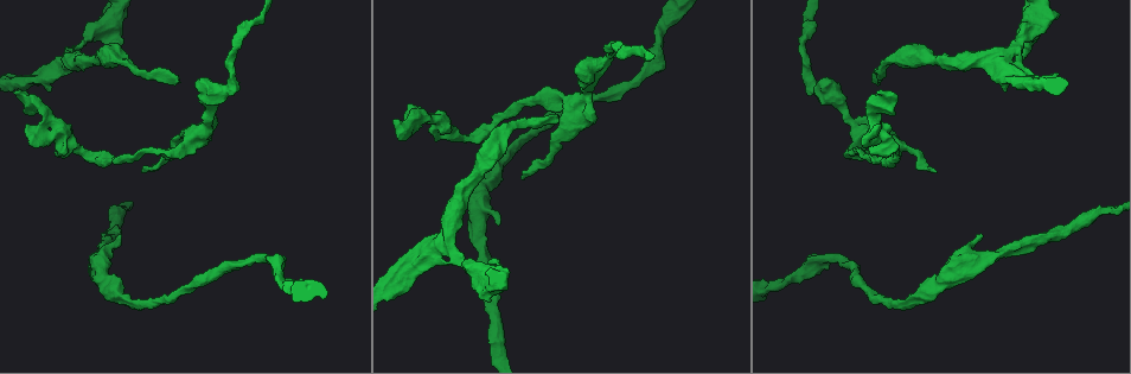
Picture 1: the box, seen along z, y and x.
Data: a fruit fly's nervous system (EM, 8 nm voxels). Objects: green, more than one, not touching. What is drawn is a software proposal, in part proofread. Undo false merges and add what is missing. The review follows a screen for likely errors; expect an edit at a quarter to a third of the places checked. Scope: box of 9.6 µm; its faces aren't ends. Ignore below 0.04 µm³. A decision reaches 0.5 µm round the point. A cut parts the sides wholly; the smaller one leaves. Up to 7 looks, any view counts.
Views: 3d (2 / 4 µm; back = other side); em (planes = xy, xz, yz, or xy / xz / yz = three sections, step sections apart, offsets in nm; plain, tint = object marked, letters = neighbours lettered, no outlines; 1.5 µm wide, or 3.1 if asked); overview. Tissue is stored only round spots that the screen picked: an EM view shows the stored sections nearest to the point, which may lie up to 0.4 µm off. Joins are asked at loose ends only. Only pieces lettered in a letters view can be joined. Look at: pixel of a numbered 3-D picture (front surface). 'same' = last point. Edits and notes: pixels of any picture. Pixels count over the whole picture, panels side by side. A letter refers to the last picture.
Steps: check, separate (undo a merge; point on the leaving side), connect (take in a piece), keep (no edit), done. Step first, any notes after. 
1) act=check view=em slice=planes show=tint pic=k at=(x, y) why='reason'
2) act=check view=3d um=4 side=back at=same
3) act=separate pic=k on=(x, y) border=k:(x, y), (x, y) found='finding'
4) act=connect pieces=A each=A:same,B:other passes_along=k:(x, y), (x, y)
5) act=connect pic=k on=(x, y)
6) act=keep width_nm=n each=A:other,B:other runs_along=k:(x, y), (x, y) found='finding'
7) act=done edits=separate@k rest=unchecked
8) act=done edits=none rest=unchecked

act=check view=em slice=planes show=tint pic=1 at=(490, 259) why='free end'

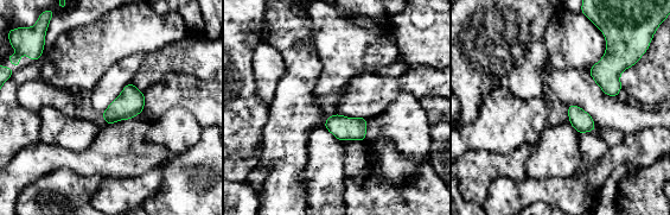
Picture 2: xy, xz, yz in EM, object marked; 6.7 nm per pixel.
act=check view=em slice=planes show=letters at=same

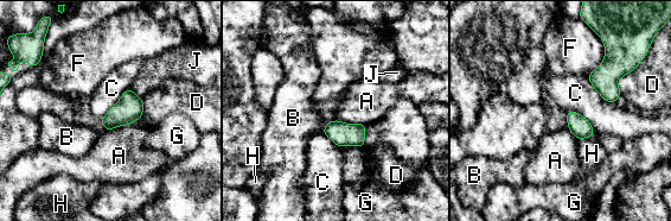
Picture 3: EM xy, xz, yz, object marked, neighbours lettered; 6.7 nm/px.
act=keep each=A:other,B:other,C:other,D:other,F:other,G:other,H:other,J:other border=3:(567, 111), (580, 113), (595, 133) found='no lettered piece goes on from it'

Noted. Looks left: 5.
act=check view=3d um=4 pic=1 at=(1005, 92) why='an open end'

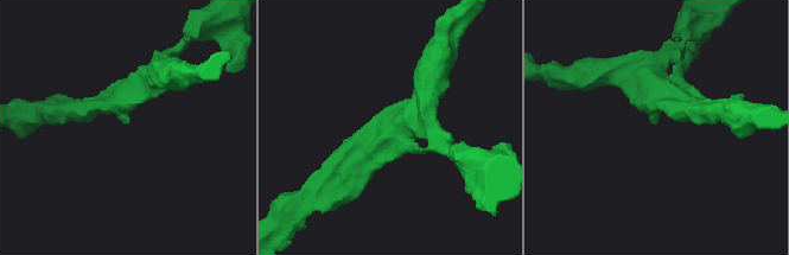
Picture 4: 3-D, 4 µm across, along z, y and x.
act=check view=em slice=yz step=8 show=tint pic=4 at=(653, 122) why='now the EM'

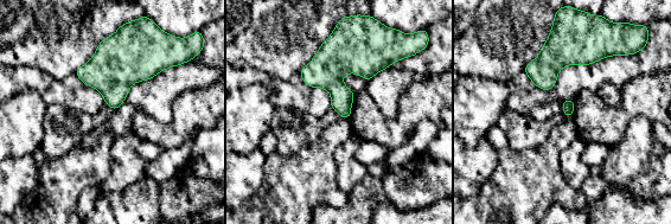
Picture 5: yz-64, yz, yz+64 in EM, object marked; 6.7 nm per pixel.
act=check view=em slice=planes show=letters at=same

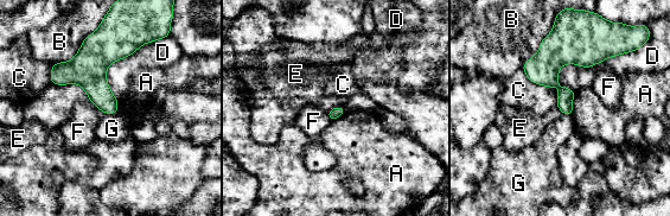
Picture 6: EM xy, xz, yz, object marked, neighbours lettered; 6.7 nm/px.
act=keep each=A:other,B:other,C:other,D:other,E:other,F:other,G:other border=6:(70, 83), (77, 83), (104, 113) found='none of them fits'

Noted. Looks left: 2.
act=check view=em slice=xy step=8 show=tint pic=1 at=(879, 94) why='branch stops here'

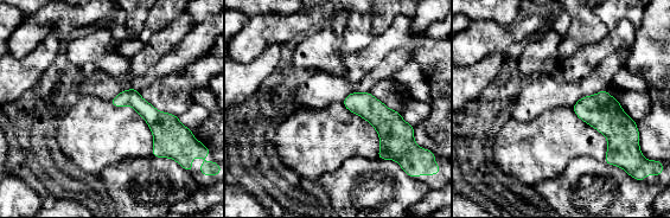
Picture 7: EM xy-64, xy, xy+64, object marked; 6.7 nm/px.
act=check view=em slice=planes show=letters at=same why='another direction'

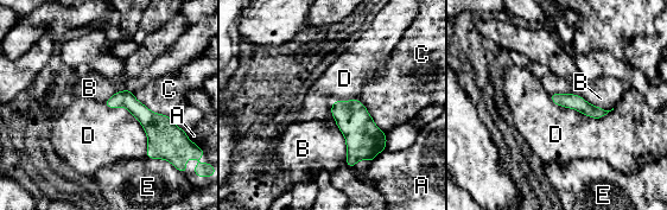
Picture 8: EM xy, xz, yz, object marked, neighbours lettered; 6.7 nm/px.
act=keep each=A:other,B:other,C:other,D:other,E:other runs_along=8:(554, 96), (602, 113) found='none of them fits'

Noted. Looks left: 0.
act=done edits=none rest=unchecked

